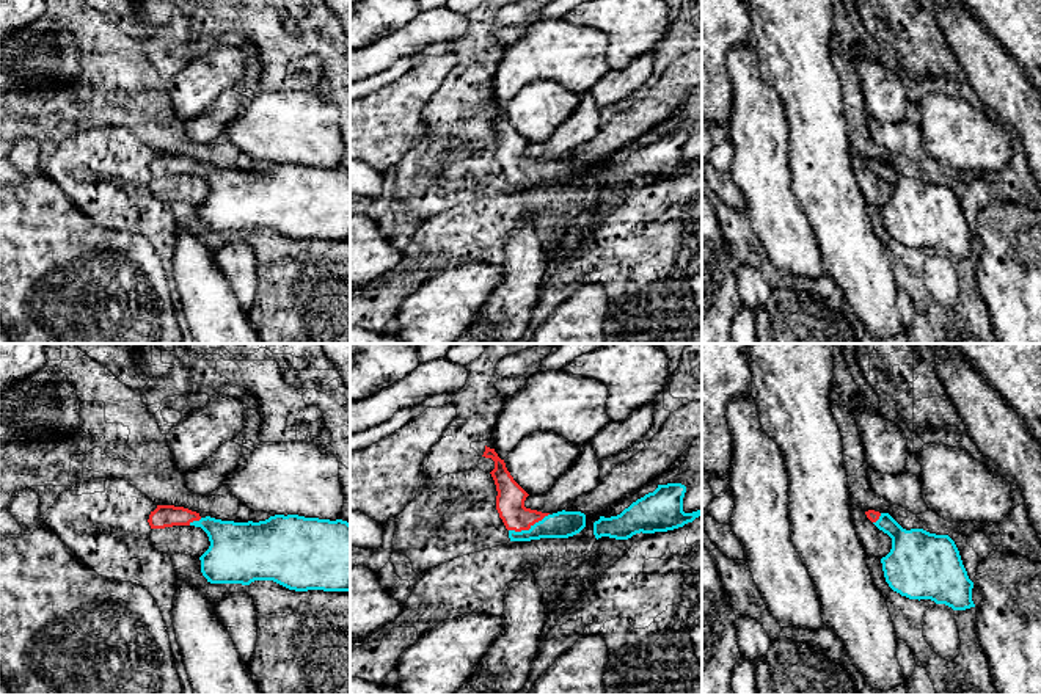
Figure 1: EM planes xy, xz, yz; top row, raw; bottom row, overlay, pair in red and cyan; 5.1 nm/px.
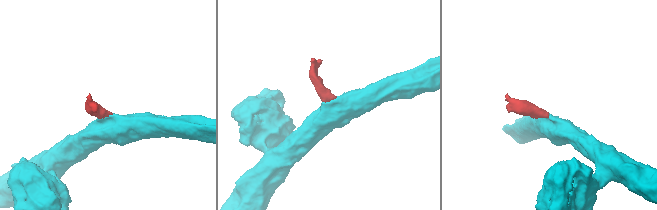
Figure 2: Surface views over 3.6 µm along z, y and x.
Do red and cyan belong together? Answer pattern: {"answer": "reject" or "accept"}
{"answer": "accept"}

